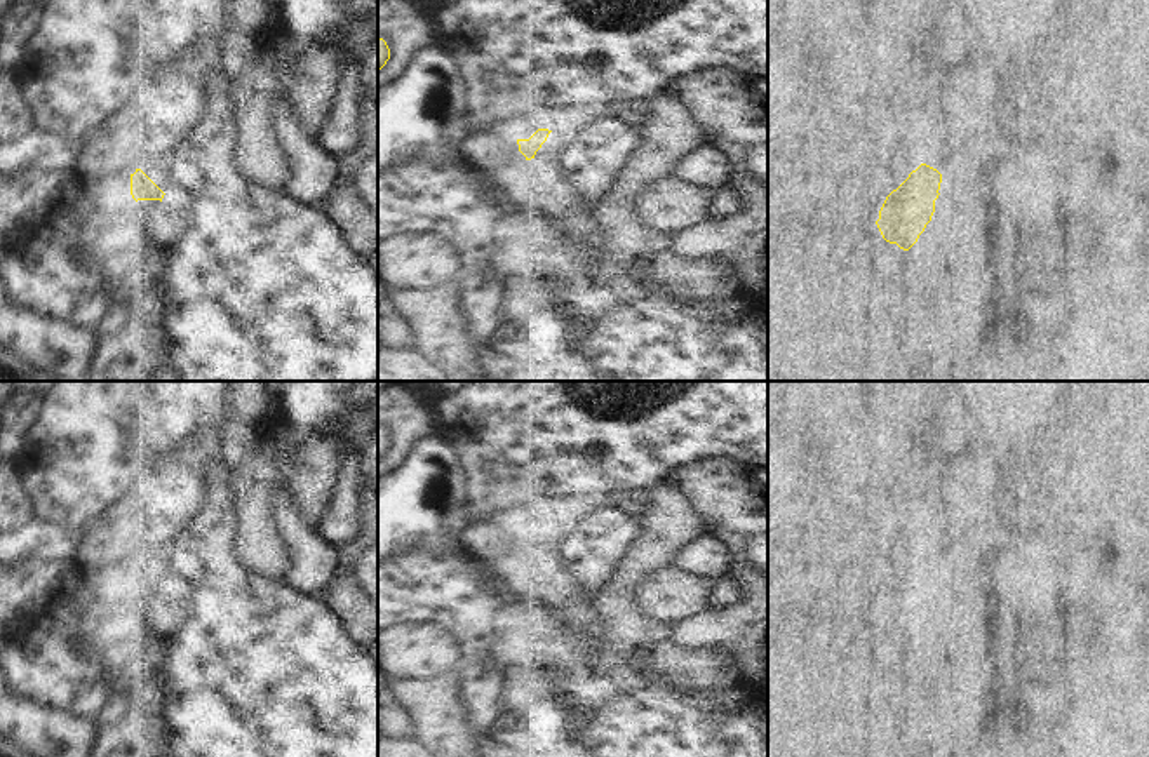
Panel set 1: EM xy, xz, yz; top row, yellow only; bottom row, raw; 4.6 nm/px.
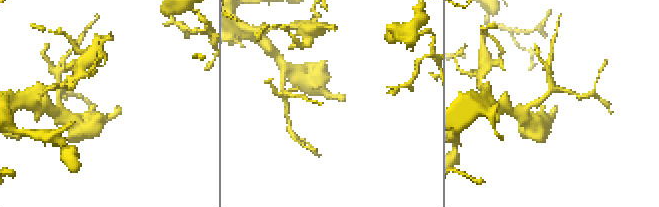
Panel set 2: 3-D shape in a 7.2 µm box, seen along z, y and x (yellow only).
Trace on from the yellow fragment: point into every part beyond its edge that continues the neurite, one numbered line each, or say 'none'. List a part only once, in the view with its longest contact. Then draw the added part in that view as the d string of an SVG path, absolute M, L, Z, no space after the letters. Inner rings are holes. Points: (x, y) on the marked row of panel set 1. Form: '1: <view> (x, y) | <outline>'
none

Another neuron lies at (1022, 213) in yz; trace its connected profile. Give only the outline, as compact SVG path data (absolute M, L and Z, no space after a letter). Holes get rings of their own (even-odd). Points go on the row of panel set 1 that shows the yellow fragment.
M1020 153L999 160L978 178L942 178L938 193L947 207L935 209L931 221L947 226L958 240L970 242L982 280L1003 278L1024 268L1025 277L1062 308L1088 287L1107 280L1109 261L1102 237L1109 230L1095 230L1092 207L1081 202L1083 191L1060 176L1055 160Z

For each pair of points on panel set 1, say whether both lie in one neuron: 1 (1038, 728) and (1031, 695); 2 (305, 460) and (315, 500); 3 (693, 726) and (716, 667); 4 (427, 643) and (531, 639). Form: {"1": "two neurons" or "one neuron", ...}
{"1": "one neuron", "2": "one neuron", "3": "two neurons", "4": "two neurons"}

